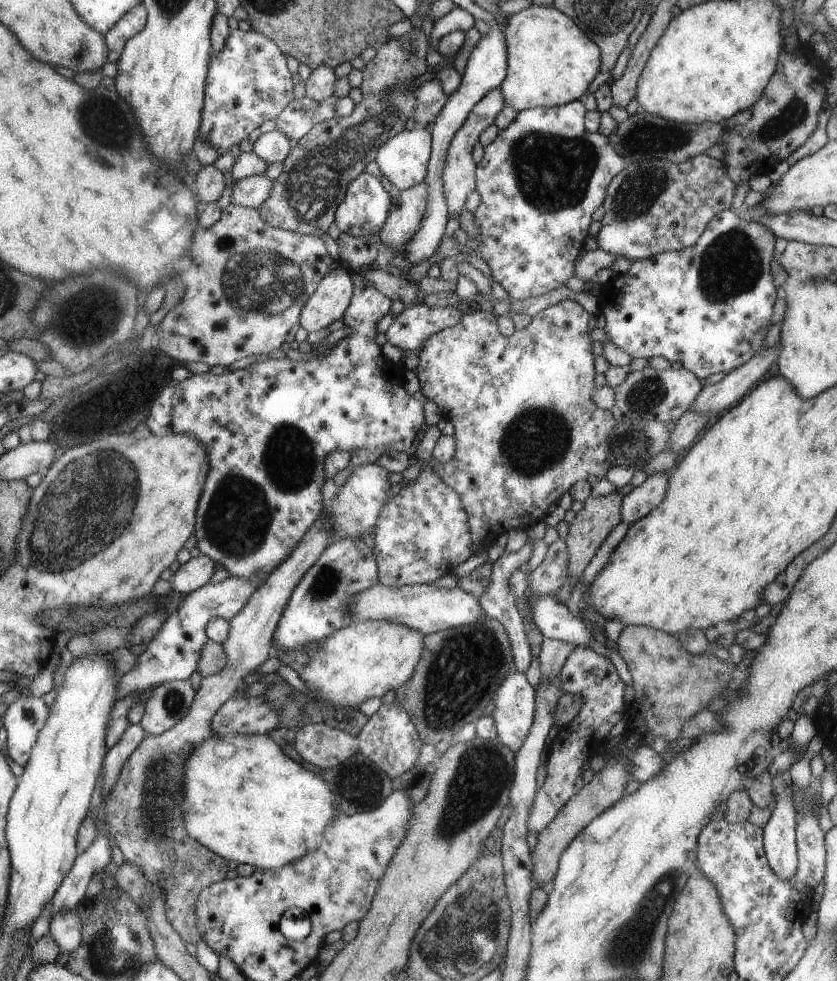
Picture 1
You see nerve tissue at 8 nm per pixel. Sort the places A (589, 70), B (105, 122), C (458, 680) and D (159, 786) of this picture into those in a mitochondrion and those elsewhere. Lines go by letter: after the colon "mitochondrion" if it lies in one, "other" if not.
A: other
B: mitochondrion
C: mitochondrion
D: mitochondrion

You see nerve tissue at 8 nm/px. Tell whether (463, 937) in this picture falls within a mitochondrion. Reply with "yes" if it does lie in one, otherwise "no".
yes

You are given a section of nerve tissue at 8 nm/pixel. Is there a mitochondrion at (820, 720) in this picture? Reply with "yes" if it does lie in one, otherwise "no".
no

